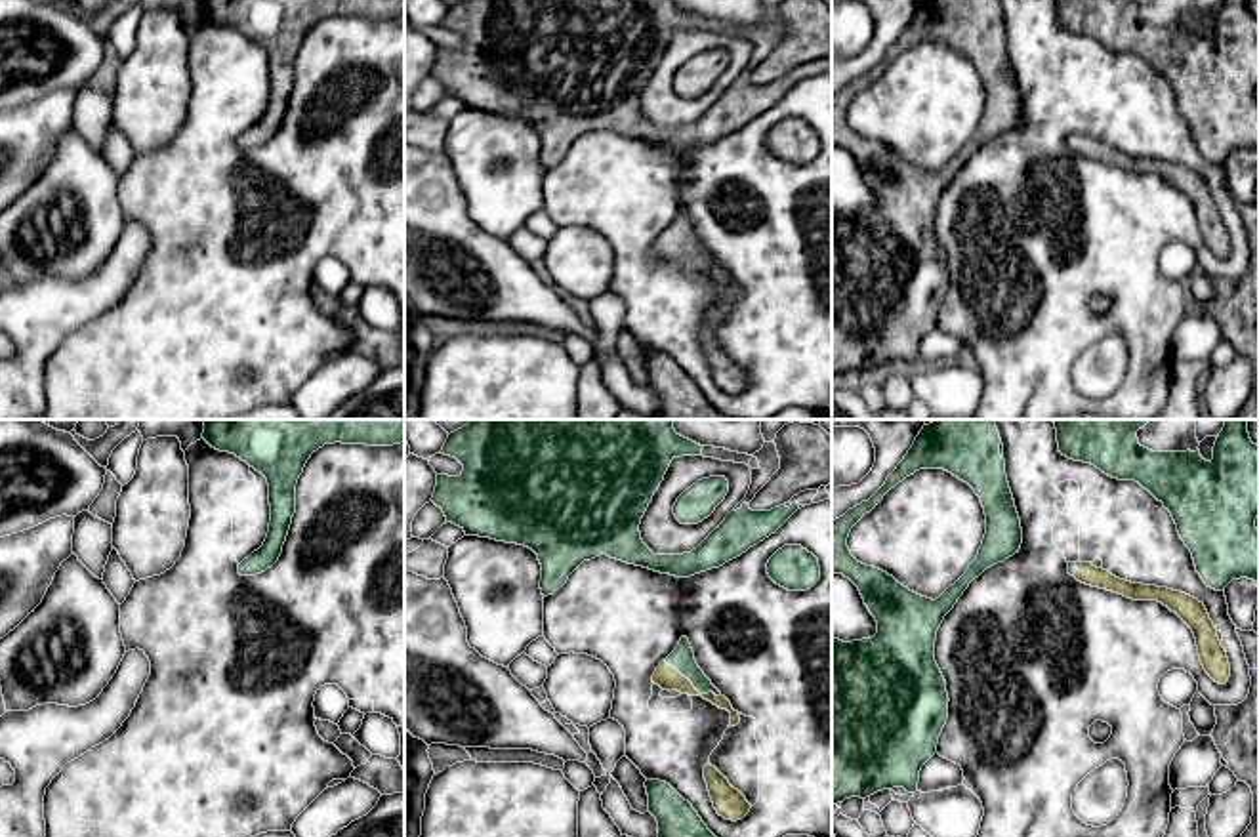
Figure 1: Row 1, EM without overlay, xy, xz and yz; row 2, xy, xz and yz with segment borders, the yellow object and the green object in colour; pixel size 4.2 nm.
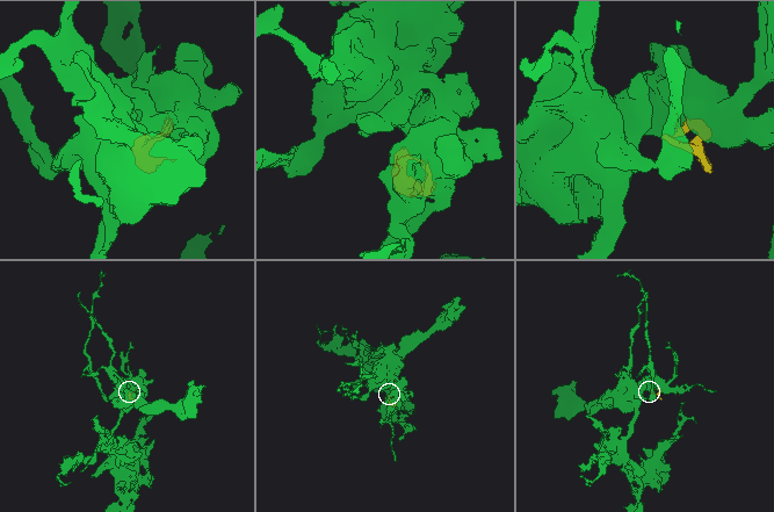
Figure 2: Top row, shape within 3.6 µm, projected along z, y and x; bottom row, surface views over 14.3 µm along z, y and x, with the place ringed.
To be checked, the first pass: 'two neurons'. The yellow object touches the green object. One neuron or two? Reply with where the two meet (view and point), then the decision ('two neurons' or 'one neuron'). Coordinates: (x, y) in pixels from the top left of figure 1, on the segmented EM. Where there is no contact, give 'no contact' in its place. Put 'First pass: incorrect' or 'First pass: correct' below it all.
meets yellow in xz at (691, 685); one neuron
First pass: incorrect

